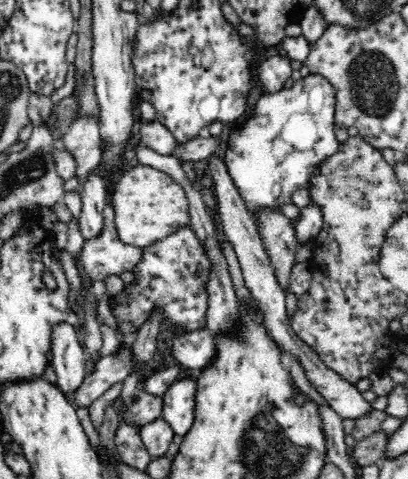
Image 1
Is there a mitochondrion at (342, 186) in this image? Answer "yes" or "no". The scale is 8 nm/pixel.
yes

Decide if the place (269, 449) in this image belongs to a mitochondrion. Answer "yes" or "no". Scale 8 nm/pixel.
yes

